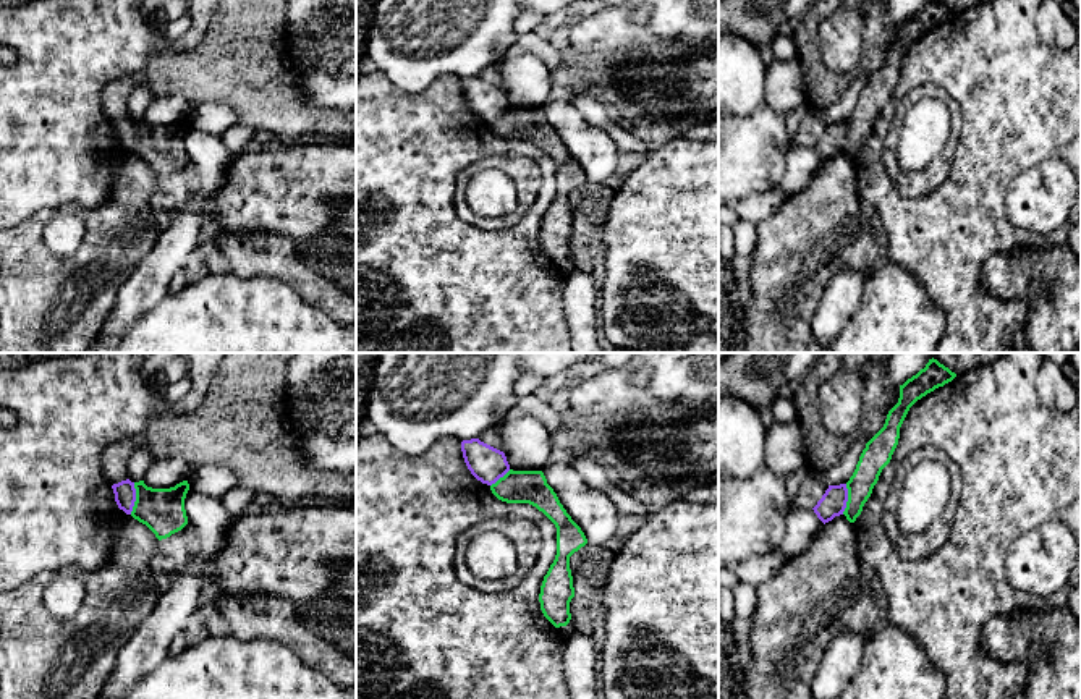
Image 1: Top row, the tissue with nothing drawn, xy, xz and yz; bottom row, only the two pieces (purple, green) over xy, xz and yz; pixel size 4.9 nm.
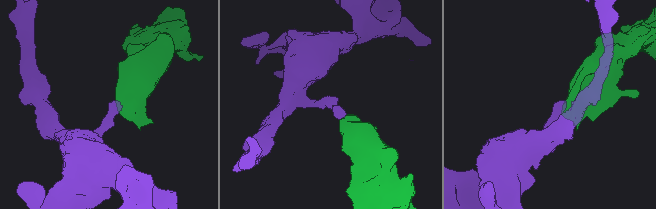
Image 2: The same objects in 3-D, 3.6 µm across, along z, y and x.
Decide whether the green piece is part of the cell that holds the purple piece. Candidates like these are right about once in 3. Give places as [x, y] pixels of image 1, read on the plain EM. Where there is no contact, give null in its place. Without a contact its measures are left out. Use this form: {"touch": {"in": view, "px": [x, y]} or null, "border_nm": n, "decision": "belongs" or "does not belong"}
{"touch": {"in": "xy", "px": [135, 136]}, "border_nm": 160, "decision": "does not belong"}

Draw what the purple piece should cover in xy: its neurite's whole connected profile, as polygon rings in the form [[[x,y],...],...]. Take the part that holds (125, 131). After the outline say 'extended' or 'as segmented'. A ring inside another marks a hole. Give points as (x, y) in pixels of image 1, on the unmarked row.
[[[126,116],[118,121],[113,121],[112,126],[113,126],[115,139],[118,146],[123,147],[126,152],[131,152],[134,139],[136,139],[134,120]]]; as segmented

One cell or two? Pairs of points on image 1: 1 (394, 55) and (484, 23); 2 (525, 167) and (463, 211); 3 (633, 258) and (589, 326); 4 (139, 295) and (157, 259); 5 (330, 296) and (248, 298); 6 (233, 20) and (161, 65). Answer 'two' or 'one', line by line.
1: one
2: one
3: two
4: one
5: two
6: one

